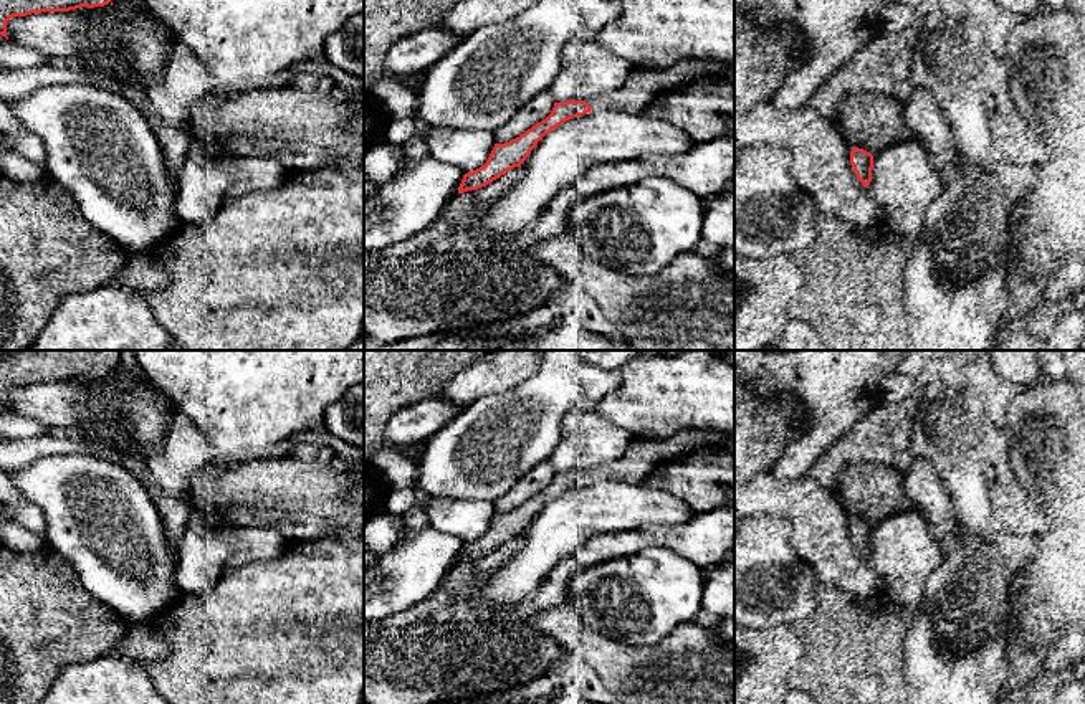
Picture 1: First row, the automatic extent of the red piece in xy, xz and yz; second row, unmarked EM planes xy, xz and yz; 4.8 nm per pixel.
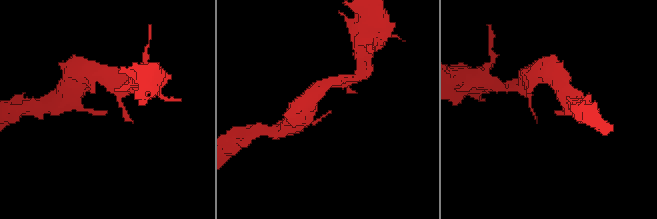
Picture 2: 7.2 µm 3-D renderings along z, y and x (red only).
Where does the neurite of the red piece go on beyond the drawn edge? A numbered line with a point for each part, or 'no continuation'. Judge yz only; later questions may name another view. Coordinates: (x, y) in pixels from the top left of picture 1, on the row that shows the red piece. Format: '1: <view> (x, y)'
no continuation

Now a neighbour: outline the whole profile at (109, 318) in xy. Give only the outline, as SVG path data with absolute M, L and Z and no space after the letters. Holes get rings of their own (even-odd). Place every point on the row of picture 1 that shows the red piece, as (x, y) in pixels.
M112 284L65 297L28 350L172 350L172 334L157 321L146 296Z

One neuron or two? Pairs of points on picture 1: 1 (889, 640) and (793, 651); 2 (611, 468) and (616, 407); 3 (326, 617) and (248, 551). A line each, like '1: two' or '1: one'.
1: two
2: two
3: two

